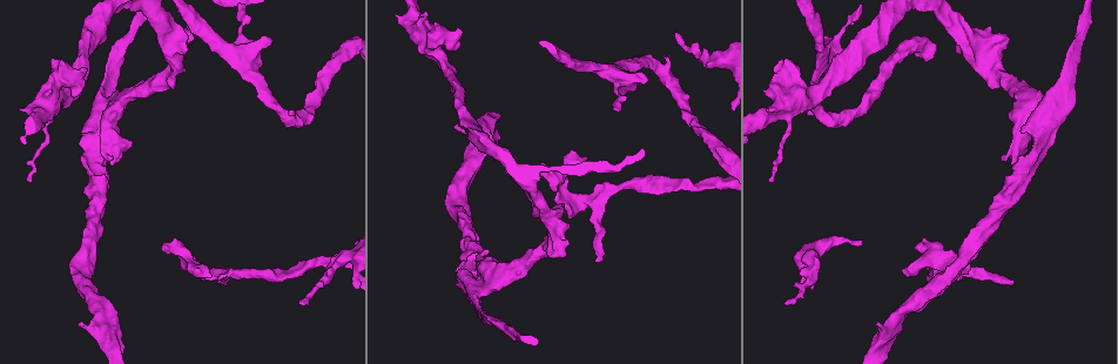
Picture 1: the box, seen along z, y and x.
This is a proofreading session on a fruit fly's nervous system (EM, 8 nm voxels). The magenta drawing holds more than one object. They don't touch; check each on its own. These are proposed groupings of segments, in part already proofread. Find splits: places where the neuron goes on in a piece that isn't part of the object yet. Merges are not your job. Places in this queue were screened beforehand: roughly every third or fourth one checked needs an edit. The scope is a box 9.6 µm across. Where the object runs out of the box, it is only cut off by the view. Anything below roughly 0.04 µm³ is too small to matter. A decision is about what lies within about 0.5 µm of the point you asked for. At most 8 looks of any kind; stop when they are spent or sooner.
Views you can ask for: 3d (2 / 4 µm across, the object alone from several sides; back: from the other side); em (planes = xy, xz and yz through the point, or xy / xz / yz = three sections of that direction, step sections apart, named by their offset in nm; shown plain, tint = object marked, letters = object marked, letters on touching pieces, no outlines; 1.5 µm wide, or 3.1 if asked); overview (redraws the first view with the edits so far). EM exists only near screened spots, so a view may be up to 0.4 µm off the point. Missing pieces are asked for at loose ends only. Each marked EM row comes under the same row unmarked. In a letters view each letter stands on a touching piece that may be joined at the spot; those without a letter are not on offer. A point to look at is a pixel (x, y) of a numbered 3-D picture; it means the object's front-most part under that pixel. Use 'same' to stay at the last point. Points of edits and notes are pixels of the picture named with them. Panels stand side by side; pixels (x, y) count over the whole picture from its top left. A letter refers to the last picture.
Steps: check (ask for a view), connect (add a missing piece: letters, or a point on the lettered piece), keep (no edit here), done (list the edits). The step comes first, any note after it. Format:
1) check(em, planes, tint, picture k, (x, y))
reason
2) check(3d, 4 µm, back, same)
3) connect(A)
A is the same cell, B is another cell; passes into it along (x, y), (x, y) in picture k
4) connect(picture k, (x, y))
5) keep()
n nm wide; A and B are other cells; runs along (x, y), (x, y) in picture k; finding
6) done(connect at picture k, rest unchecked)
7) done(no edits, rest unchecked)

check(em, planes, letters, picture 1, (646, 82))
free end

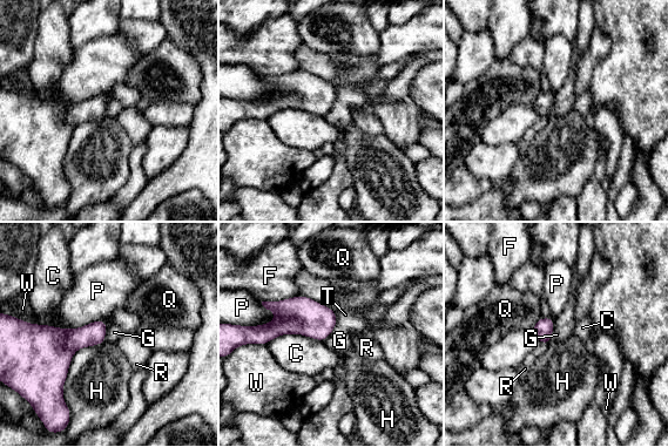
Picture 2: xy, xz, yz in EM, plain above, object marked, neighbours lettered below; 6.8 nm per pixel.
keep()
130 nm wide; C, F, G, H, P, Q, R, T and W are other cells; none of them fits

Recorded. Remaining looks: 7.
check(em, xz, step 8, tint, picture 1, (768, 180))
tapers out

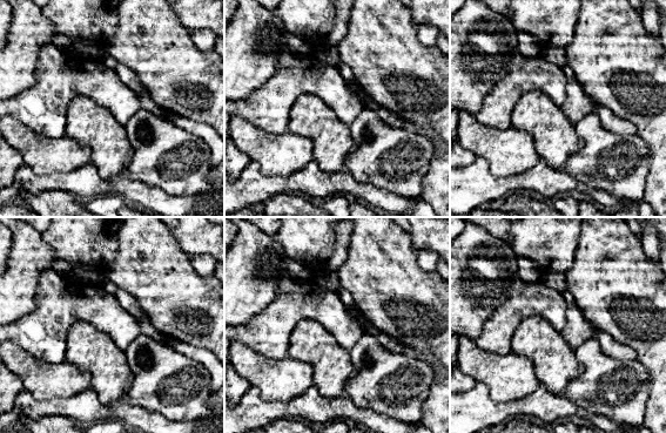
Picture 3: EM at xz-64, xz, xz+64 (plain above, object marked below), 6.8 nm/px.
check(em, xy, step 8, letters, same)

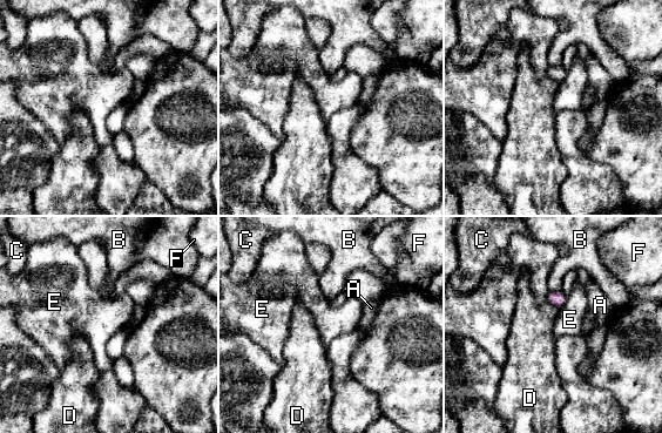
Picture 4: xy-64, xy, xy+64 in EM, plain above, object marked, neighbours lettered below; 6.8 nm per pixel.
keep()
110 nm wide; A, B, C, D, E and F are other cells; none of them fits

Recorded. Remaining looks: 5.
check(em, planes, letters, picture 1, (676, 34))
an open end

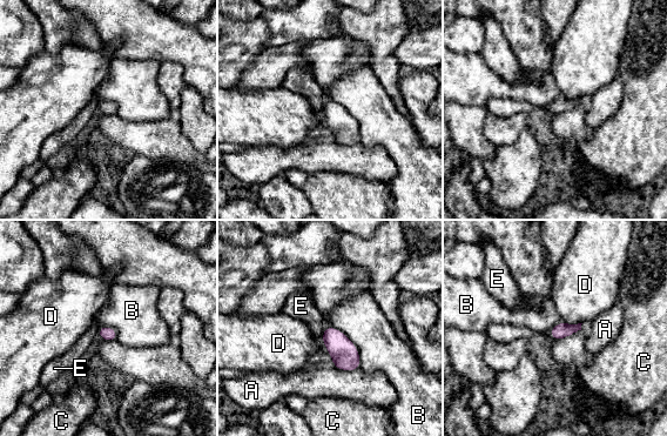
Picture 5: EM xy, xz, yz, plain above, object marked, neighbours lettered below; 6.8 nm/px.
keep()
100 nm wide; A, B, C, D and E are other cells; border along (329, 324), (356, 347), (361, 367) in picture 5; none of them fits

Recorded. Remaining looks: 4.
done(no edits, rest unchecked)

